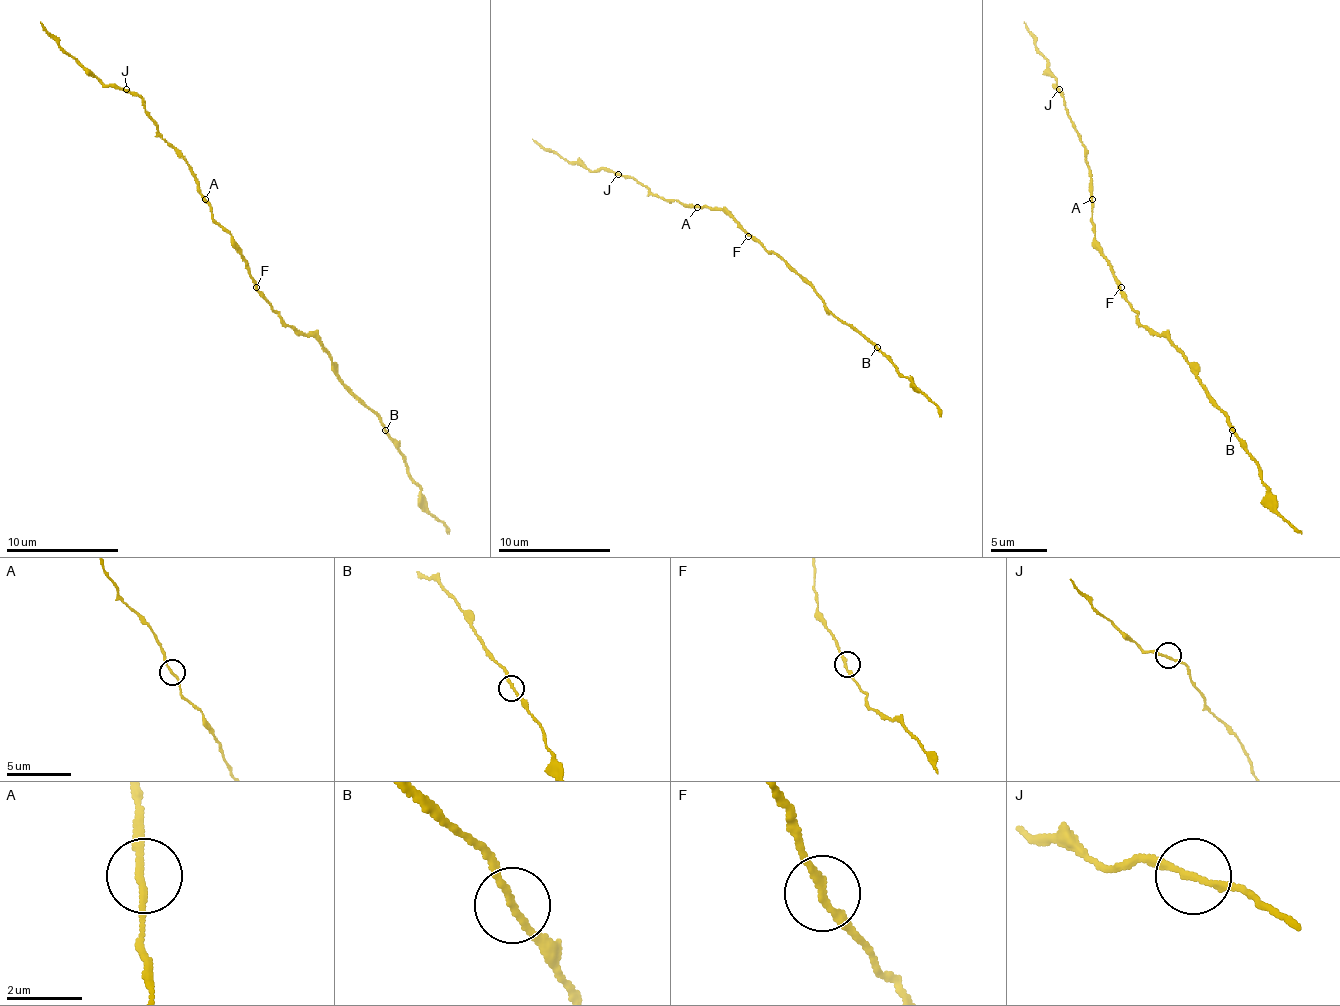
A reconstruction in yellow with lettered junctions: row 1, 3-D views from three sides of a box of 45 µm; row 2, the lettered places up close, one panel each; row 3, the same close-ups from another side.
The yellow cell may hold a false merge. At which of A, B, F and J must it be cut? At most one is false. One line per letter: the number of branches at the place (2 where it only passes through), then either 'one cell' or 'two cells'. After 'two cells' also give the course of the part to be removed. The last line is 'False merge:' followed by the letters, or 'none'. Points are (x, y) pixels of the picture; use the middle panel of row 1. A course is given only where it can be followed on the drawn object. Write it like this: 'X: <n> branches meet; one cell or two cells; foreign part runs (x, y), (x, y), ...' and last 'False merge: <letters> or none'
A: 2 branches meet; one cell
B: 2 branches meet; one cell
F: 2 branches meet; one cell
J: 2 branches meet; one cell
False merge: none

